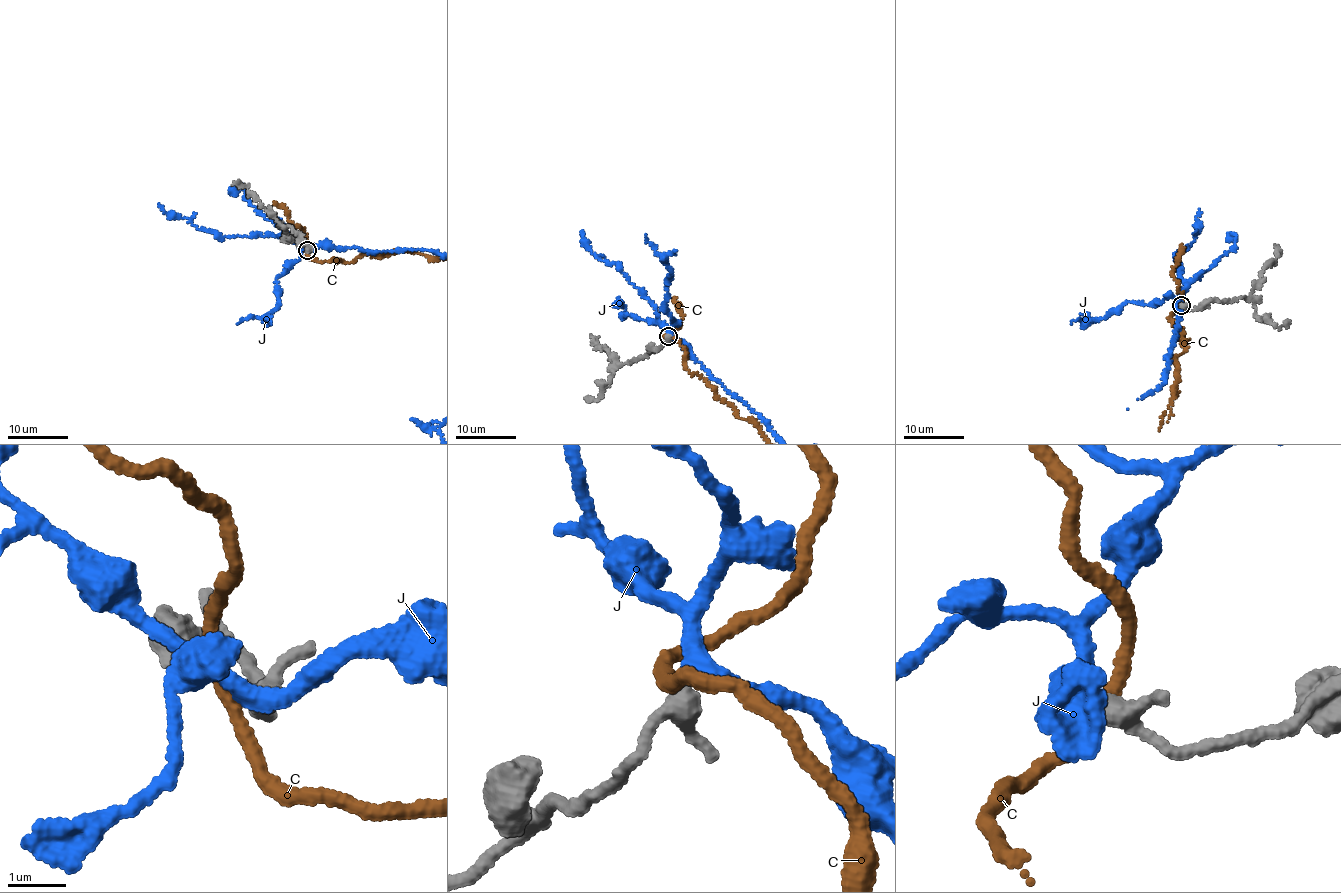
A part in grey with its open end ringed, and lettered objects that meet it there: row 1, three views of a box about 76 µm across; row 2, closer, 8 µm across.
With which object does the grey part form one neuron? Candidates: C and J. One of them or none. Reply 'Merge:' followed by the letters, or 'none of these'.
Merge: J

